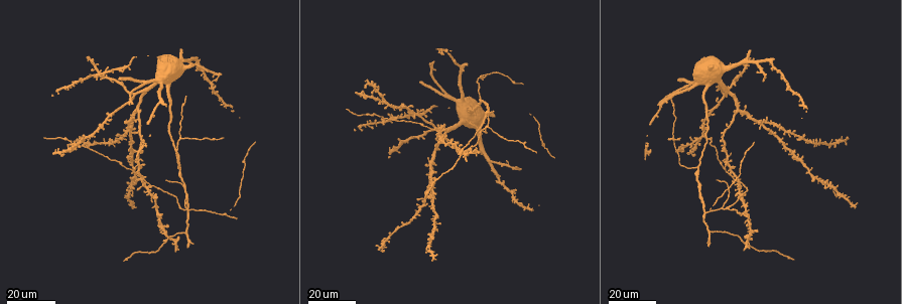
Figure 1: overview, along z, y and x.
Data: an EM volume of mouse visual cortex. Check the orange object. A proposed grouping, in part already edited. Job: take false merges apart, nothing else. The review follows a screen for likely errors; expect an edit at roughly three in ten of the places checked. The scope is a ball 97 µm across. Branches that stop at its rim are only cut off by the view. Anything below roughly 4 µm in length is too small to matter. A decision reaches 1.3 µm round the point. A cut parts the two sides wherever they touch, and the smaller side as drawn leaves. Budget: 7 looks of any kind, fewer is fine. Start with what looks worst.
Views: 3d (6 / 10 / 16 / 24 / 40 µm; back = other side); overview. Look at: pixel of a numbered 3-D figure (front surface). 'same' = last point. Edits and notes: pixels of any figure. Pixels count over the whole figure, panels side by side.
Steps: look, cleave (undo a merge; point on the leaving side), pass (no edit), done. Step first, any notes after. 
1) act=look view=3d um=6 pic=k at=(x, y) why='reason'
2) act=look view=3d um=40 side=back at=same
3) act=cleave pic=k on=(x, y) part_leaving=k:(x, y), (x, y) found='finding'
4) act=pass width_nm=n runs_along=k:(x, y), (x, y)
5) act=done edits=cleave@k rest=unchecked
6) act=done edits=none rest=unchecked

act=look view=3d um=24 pic=1 at=(439, 133) why='two arms in line, one across'

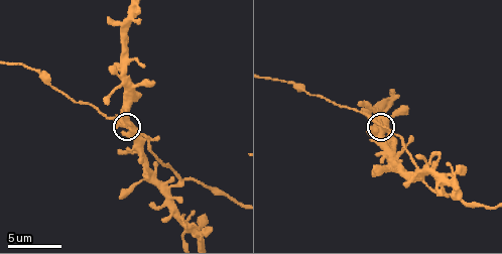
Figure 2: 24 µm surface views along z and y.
act=look view=3d um=6 pic=2 at=(124, 125)

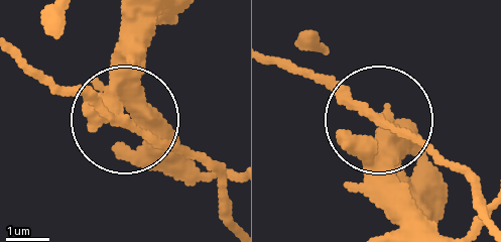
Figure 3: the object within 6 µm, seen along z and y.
act=pass side_arm_um=51 found='all the same neuron'

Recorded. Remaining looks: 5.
act=look view=3d um=24 pic=1 at=(489, 126) why='four or more arms meet'

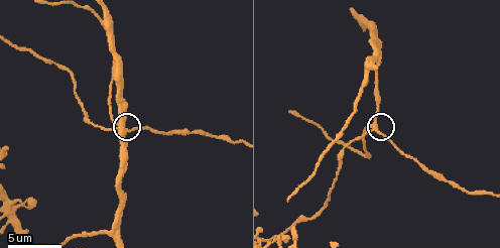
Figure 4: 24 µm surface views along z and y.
act=look view=3d um=10 pic=4 at=(374, 130)

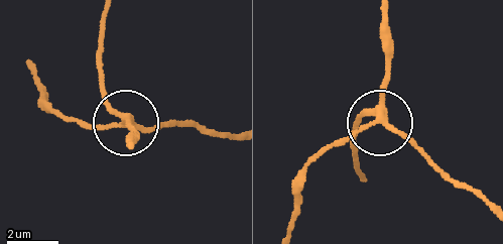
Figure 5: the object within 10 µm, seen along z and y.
act=look view=3d um=10 side=back pic=5 at=(382, 119)

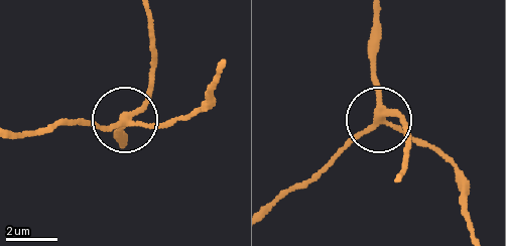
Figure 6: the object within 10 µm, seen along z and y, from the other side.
act=pass arms=4 runs_along=6:(376, 13), (376, 111), (402, 124), (408, 147) found='all the same neuron'

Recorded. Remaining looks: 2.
act=look view=3d um=24 pic=1 at=(225, 215) why='three-way junction'

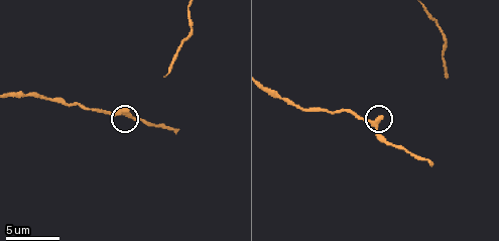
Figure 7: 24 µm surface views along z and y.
act=look view=3d um=6 pic=7 at=(121, 111) why='zoom in'

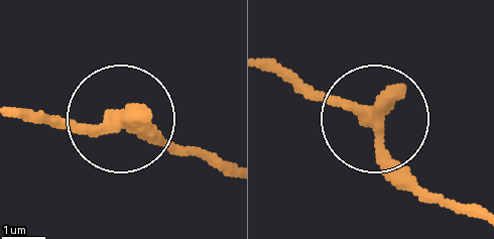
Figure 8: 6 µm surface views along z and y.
act=pass runs_along=8:(270, 62), (368, 109), (390, 159), (429, 199) found='continuous, no second neuron'

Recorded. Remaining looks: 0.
act=done edits=none rest=unchecked

